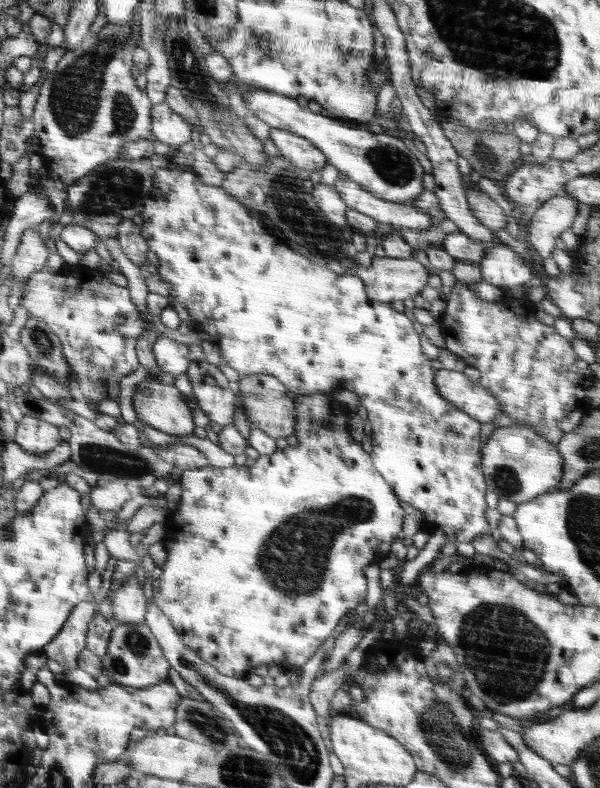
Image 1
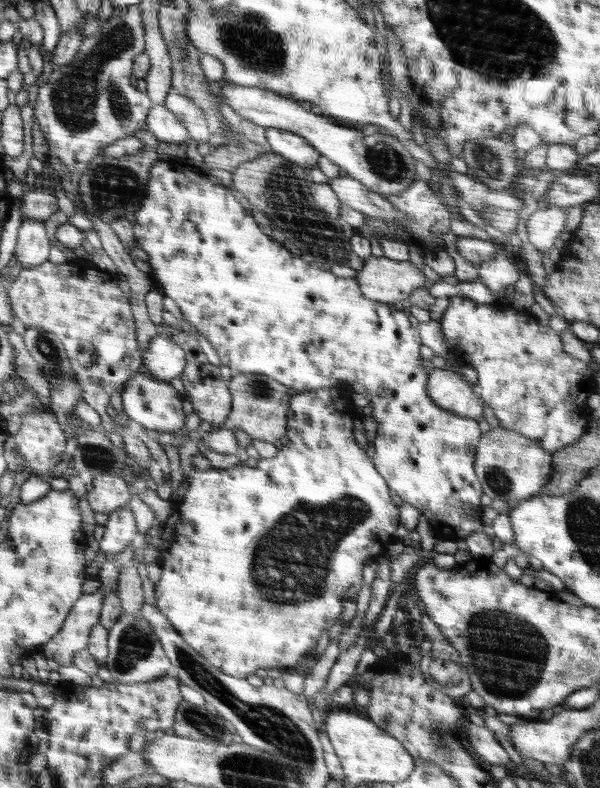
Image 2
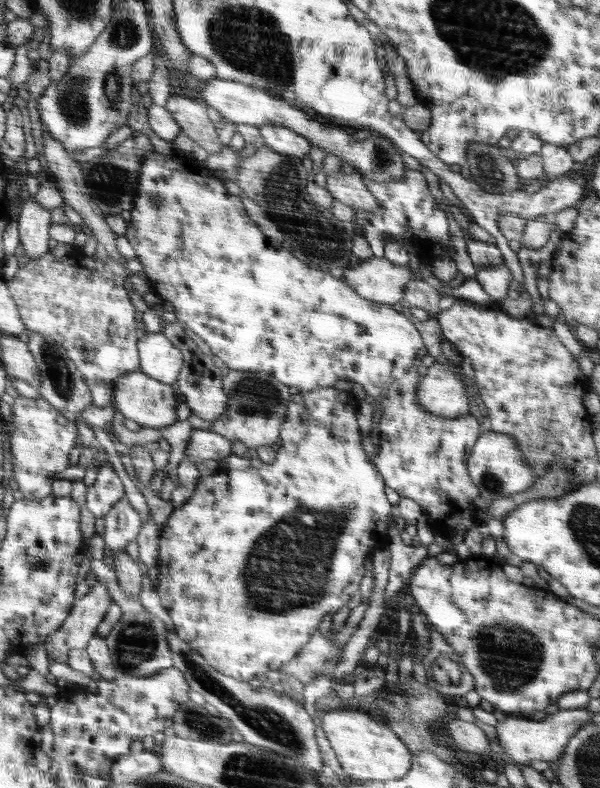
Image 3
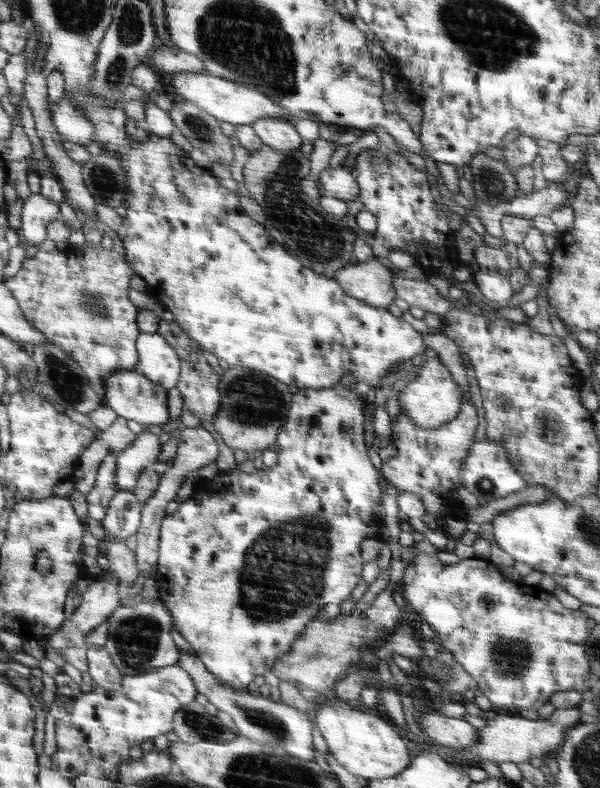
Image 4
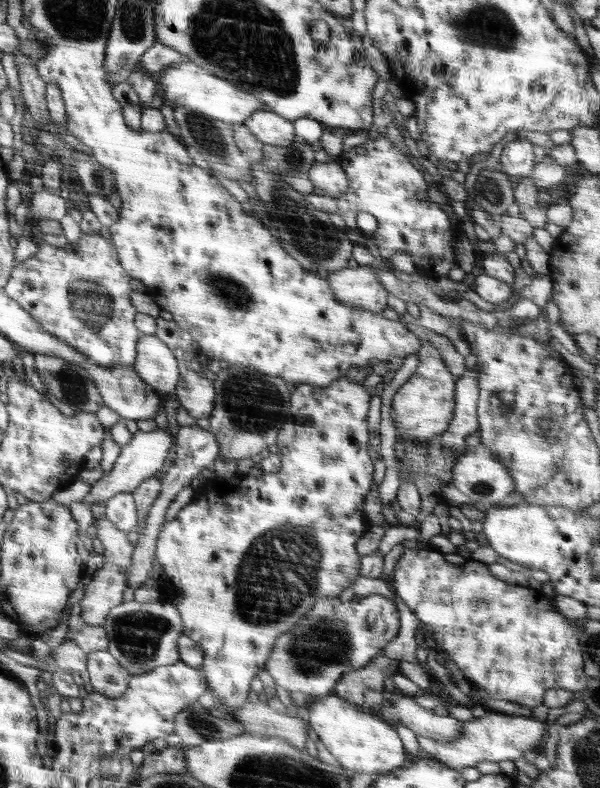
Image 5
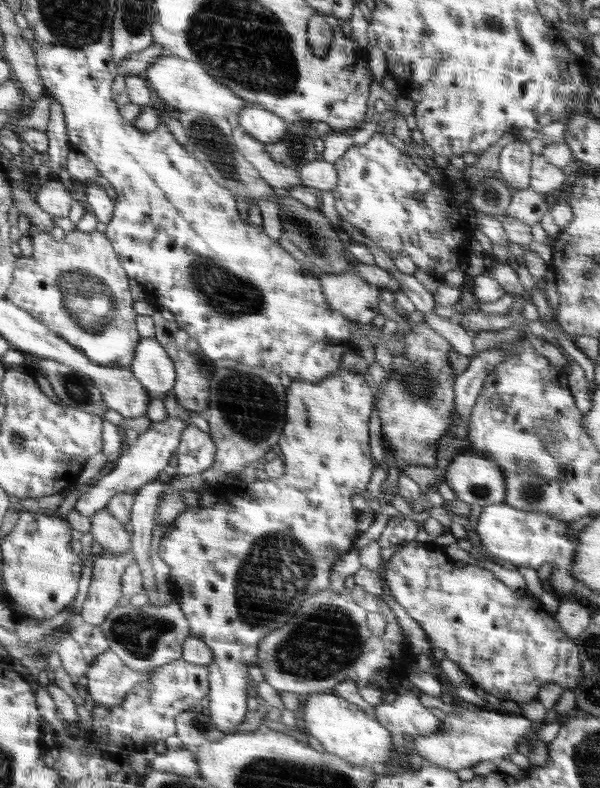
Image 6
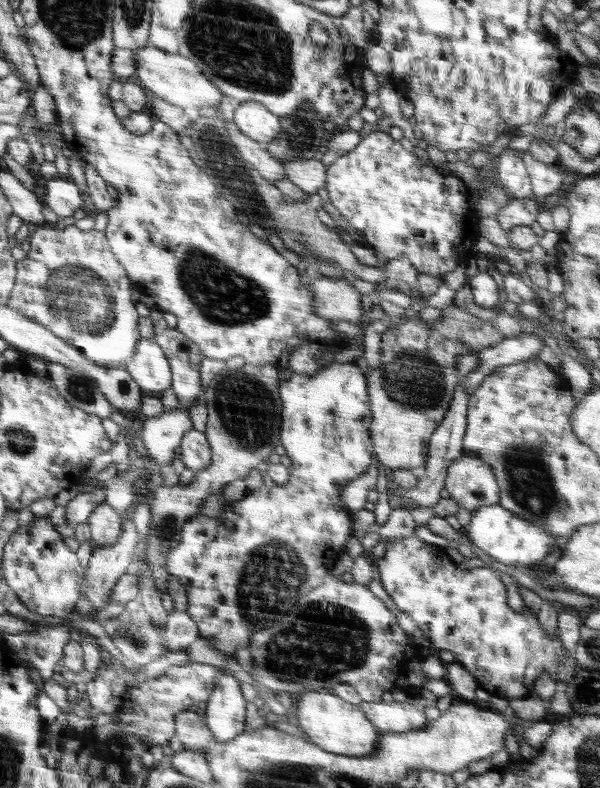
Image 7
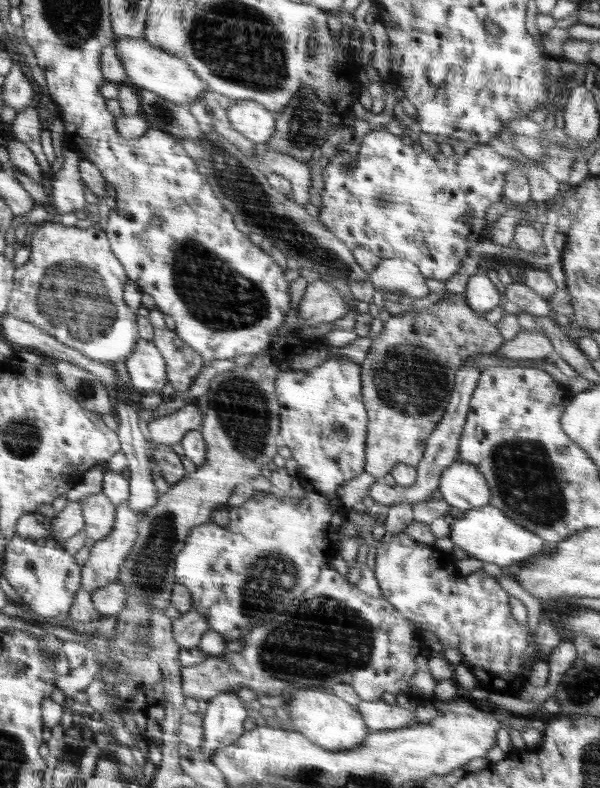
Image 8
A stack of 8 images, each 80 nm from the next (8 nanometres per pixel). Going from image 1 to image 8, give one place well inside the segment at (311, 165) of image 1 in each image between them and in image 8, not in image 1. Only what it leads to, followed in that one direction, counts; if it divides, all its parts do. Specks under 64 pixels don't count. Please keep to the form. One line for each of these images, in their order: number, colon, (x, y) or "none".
2: (293, 147)
3: (279, 138)
4: (279, 134)
5: (270, 128)
6: (260, 123)
7: (253, 119)
8: (251, 119)

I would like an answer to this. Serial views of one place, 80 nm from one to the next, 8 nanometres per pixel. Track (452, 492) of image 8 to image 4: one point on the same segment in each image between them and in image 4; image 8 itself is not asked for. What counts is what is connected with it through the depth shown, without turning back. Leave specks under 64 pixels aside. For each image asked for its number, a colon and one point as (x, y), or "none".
4: (487, 472)
5: (478, 474)
6: (476, 481)
7: (470, 482)

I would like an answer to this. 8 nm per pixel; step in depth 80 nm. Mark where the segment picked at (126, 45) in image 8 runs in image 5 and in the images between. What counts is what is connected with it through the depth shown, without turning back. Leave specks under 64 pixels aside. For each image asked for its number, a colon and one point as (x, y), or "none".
5: (184, 83)
6: (183, 84)
7: (173, 77)

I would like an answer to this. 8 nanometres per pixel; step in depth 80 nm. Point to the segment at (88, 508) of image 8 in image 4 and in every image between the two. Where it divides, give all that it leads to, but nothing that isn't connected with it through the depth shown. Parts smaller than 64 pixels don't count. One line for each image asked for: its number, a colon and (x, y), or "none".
4: (122, 560)
5: (117, 549)
6: (109, 534)
7: (105, 524)

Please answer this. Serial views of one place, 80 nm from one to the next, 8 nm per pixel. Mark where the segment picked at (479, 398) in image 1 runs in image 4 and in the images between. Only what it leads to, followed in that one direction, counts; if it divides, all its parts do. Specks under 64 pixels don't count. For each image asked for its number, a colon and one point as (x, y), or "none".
2: (446, 388)
3: (440, 391)
4: (433, 398)

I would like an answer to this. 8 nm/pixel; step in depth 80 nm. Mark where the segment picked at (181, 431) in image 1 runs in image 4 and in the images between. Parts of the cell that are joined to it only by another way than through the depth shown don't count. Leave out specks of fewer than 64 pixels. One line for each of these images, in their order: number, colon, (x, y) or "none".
2: (152, 403)
3: (139, 397)
4: (130, 394)

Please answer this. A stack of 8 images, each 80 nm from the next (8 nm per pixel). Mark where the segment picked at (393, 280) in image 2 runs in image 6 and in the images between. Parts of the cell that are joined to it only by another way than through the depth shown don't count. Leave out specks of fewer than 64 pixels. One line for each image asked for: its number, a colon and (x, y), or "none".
3: (377, 279)
4: (371, 282)
5: (359, 287)
6: (348, 293)

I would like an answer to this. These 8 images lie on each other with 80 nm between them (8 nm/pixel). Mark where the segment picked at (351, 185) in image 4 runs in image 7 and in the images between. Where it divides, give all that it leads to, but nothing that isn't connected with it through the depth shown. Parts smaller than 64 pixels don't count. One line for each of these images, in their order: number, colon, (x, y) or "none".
5: (328, 178)
6: (320, 175)
7: (310, 175)

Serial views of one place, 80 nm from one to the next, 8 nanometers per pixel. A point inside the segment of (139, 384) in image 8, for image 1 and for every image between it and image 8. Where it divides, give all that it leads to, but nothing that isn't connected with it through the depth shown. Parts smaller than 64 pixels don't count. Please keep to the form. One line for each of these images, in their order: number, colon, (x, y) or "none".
1: (173, 357)
2: (163, 358)
3: (159, 358)
4: (158, 360)
5: (155, 362)
6: (152, 366)
7: (150, 368)

